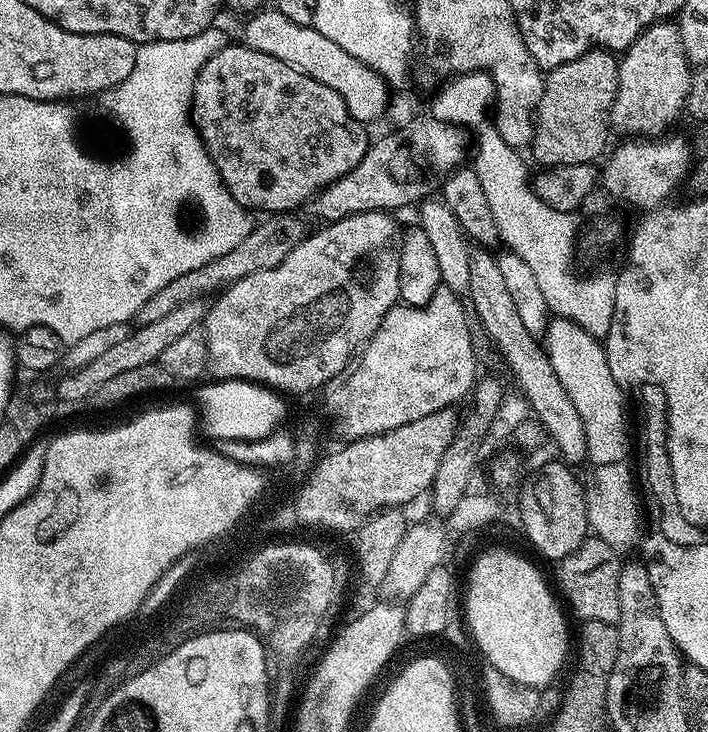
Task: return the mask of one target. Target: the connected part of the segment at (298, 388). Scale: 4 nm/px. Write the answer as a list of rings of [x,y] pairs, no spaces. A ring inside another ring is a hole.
[[[377,210],[354,214],[341,220],[325,223],[320,226],[320,229],[313,236],[312,233],[305,235],[304,241],[298,246],[294,246],[294,250],[290,250],[290,254],[286,254],[286,258],[282,258],[282,262],[278,262],[278,266],[274,266],[270,270],[258,270],[258,274],[250,274],[219,293],[211,301],[202,321],[204,337],[206,338],[206,350],[208,351],[207,371],[209,373],[213,372],[213,377],[217,381],[250,380],[255,384],[264,385],[281,394],[312,392],[315,388],[316,391],[323,389],[324,385],[331,382],[346,367],[349,360],[353,359],[360,349],[368,343],[369,338],[382,326],[382,320],[386,318],[386,314],[400,300],[399,243],[402,239],[402,232],[401,229],[396,229],[396,220],[392,216],[395,215],[384,210]]]

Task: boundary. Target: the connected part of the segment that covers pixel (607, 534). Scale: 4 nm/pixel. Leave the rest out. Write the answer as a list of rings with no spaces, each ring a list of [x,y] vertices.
[[[624,461],[599,464],[592,471],[592,478],[585,489],[588,527],[597,539],[606,542],[616,552],[627,554],[636,542],[639,543],[640,512],[642,513],[642,498],[633,467]]]

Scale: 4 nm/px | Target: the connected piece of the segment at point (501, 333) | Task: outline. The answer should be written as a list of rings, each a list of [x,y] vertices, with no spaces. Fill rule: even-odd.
[[[476,246],[471,249],[471,252],[469,254],[470,284],[466,293],[467,303],[470,305],[471,311],[474,313],[474,316],[474,311],[476,311],[476,316],[478,319],[480,319],[480,324],[482,327],[484,327],[485,334],[488,335],[490,339],[492,339],[492,344],[494,347],[497,348],[498,351],[500,351],[500,356],[502,359],[504,359],[505,366],[508,367],[510,371],[512,371],[512,376],[514,379],[516,379],[516,384],[518,387],[520,387],[521,394],[524,395],[526,399],[528,399],[528,404],[530,407],[532,407],[533,414],[531,415],[535,417],[535,419],[544,429],[547,439],[551,442],[553,440],[553,442],[556,443],[557,450],[565,456],[561,457],[563,457],[563,459],[567,461],[569,465],[576,466],[576,463],[578,463],[580,459],[583,461],[588,455],[588,450],[586,446],[586,430],[582,426],[582,418],[578,418],[578,410],[574,410],[574,402],[570,402],[570,394],[566,394],[566,389],[563,388],[562,382],[558,382],[558,374],[554,374],[554,366],[550,366],[550,358],[548,357],[547,352],[545,352],[544,350],[543,343],[541,343],[541,341],[537,339],[537,337],[532,336],[530,332],[526,330],[525,324],[521,321],[521,317],[519,317],[517,313],[517,307],[514,306],[513,299],[511,295],[509,295],[509,290],[507,290],[507,287],[505,285],[505,279],[502,278],[502,272],[499,269],[499,262],[497,260],[497,257],[493,254],[491,256],[491,254],[488,252],[491,251],[485,250],[483,247],[480,246]]]

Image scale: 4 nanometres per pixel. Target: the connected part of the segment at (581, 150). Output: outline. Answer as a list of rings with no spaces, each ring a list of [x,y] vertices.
[[[591,48],[586,54],[551,69],[545,75],[542,98],[540,105],[536,107],[534,131],[530,145],[530,153],[532,152],[533,158],[540,163],[540,166],[586,164],[599,161],[599,156],[605,155],[606,149],[609,147],[610,113],[614,106],[614,98],[618,94],[619,73],[620,65],[613,53],[603,48]]]

